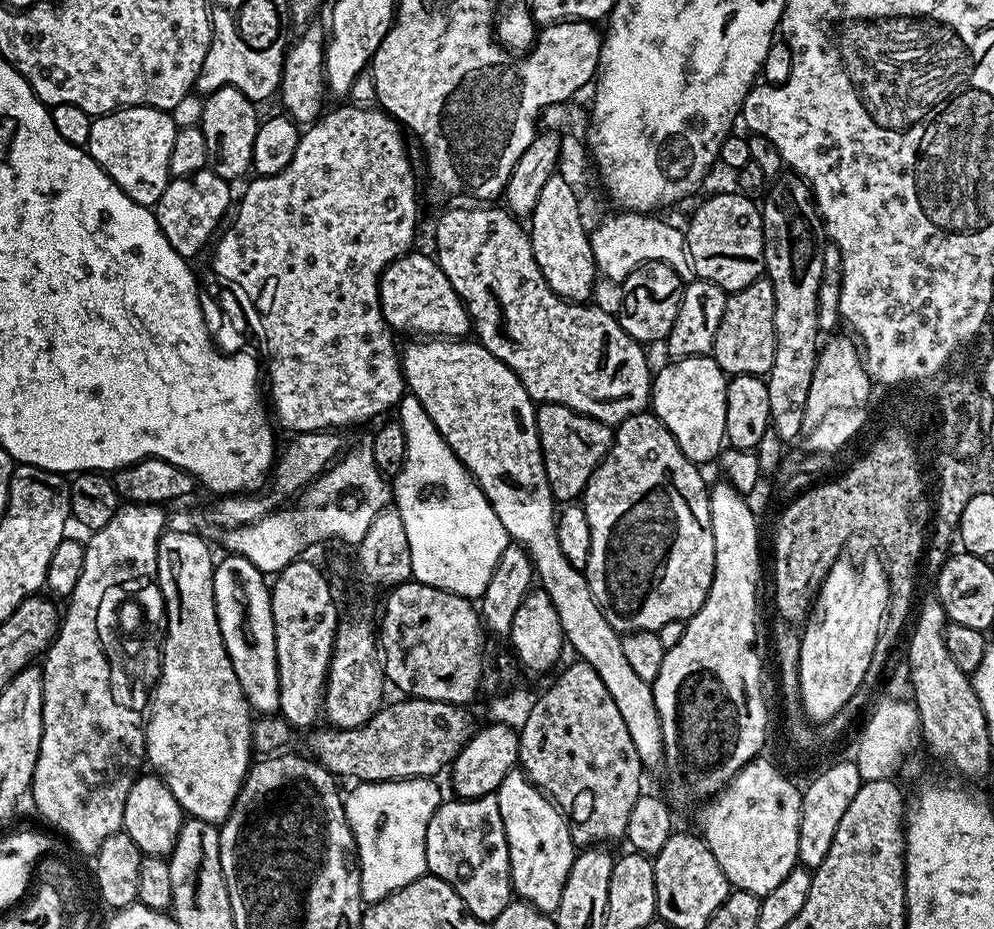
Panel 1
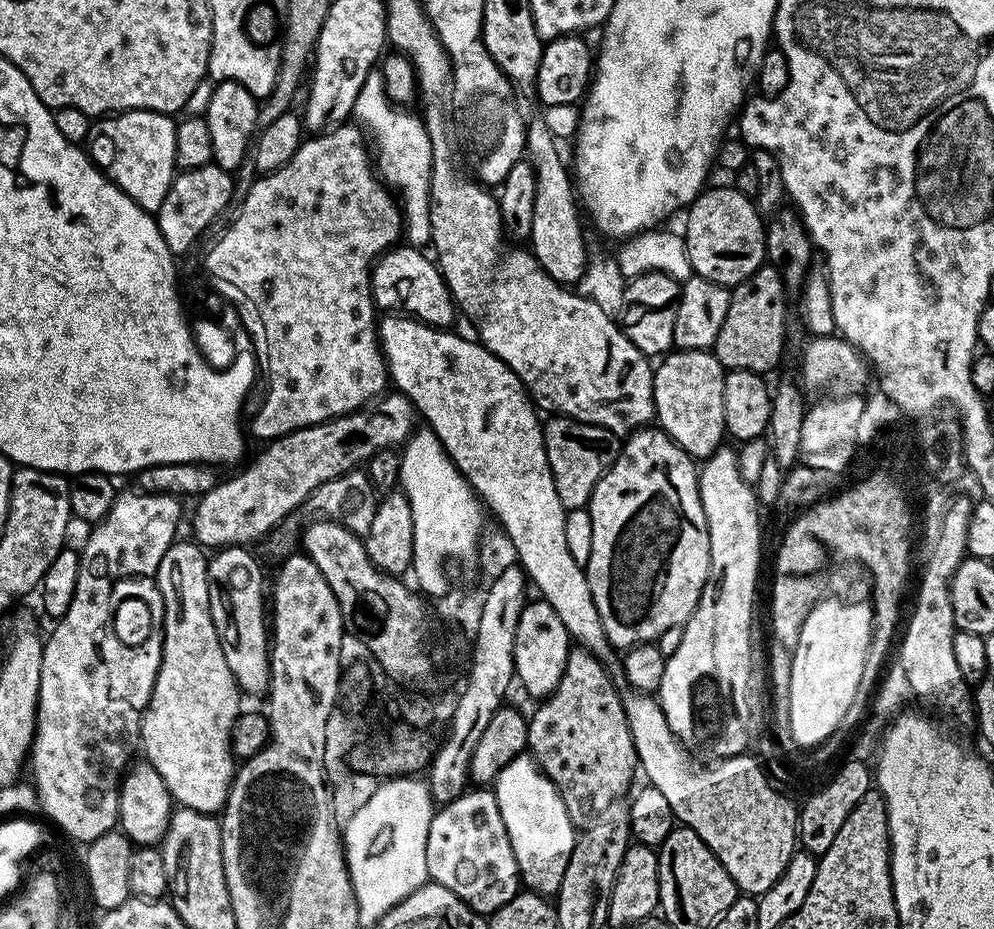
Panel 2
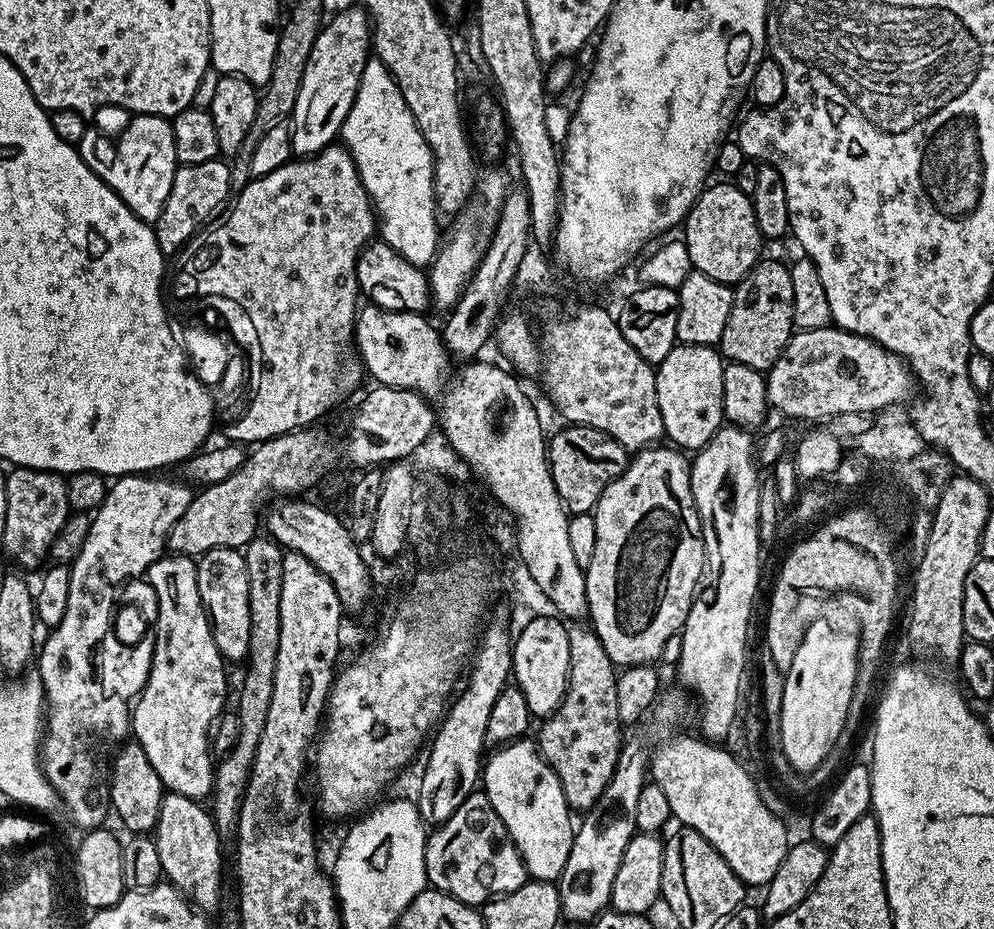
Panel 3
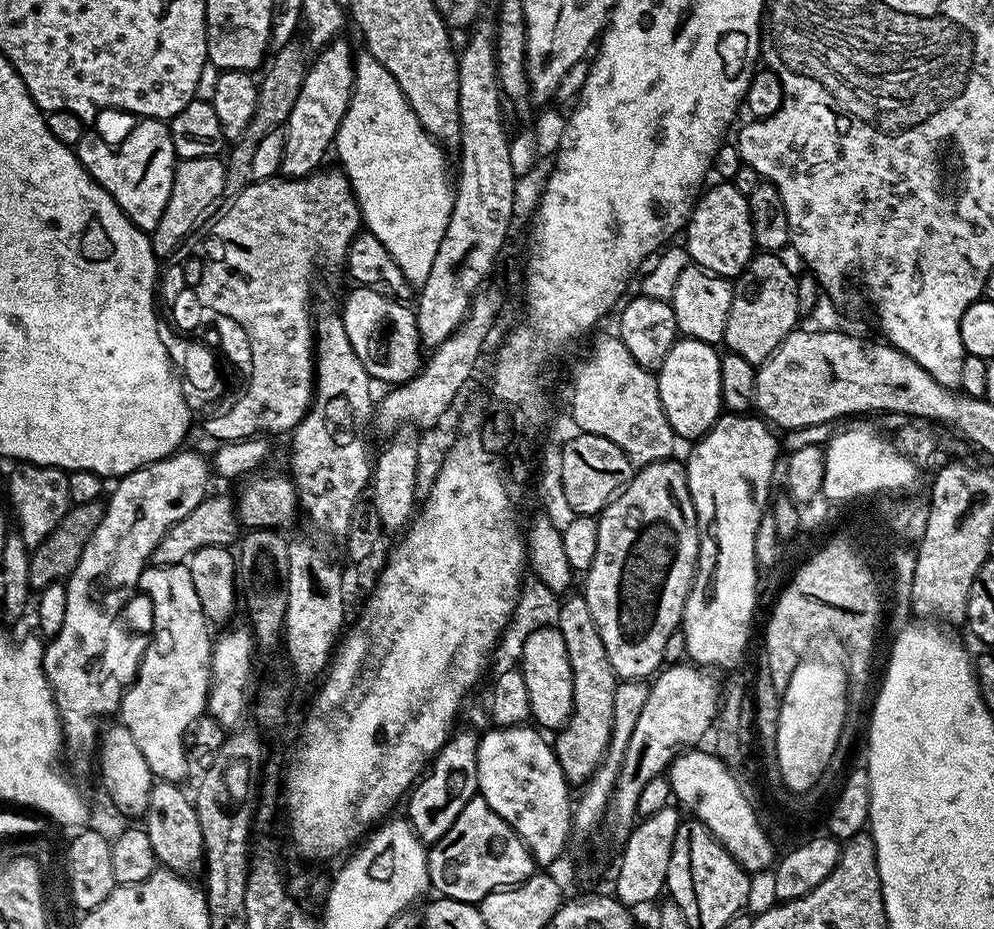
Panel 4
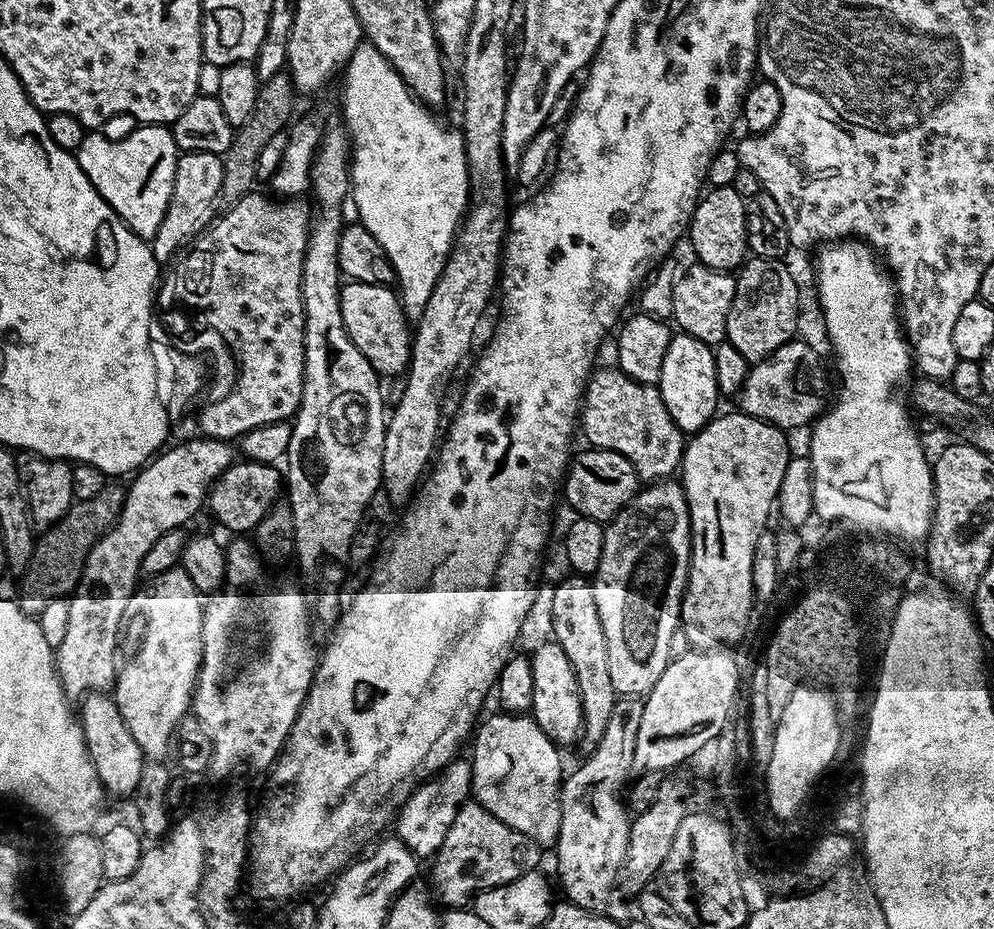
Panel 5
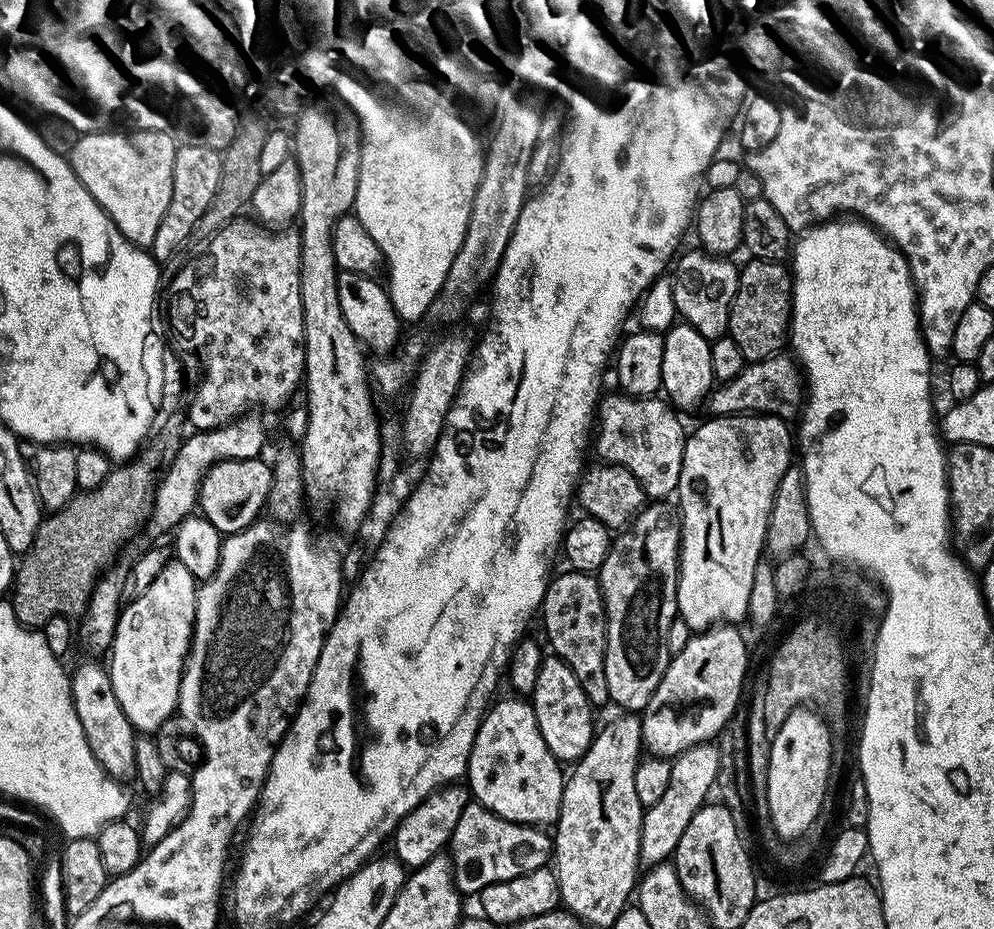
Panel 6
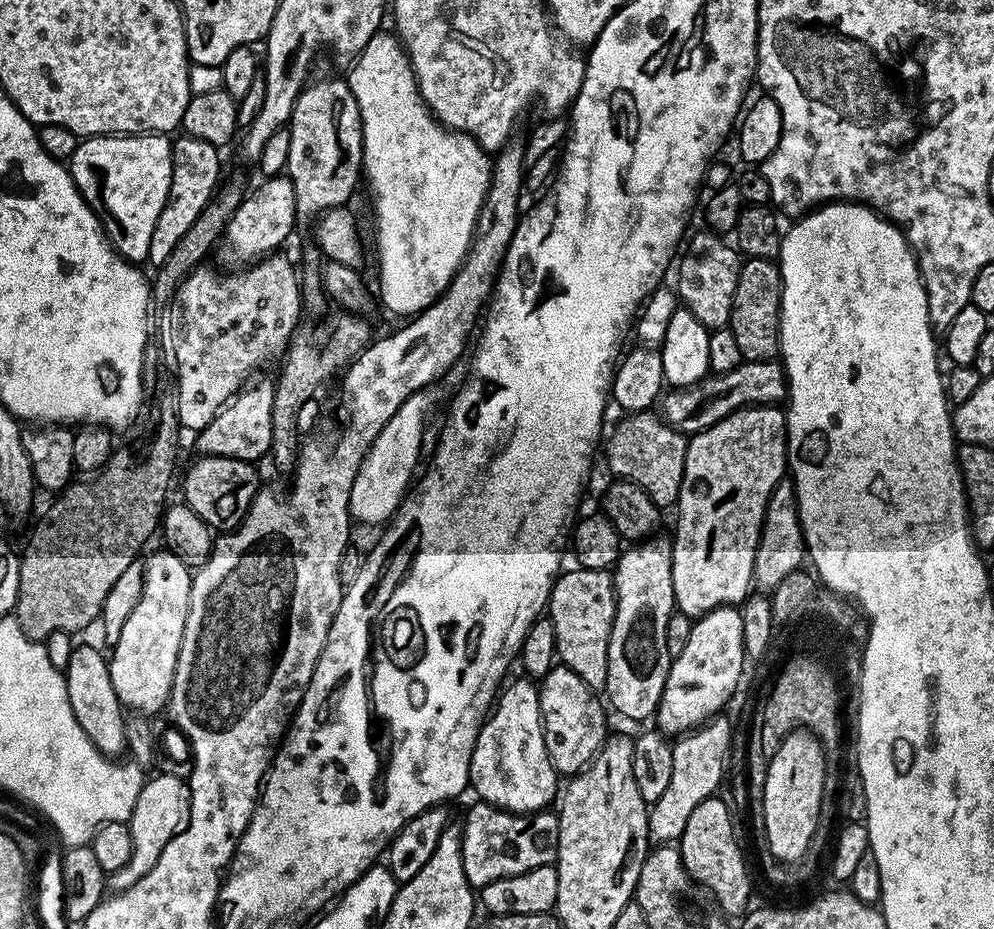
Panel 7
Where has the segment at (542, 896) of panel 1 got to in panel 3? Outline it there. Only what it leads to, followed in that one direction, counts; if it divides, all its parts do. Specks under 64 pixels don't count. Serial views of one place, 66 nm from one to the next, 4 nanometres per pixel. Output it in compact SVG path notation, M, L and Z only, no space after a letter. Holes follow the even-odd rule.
M521 738L519 740L513 740L512 743L506 744L495 749L496 752L492 757L489 755L487 759L483 761L482 764L482 791L485 796L487 796L490 806L494 806L494 810L498 814L498 818L502 818L502 822L506 826L506 830L510 834L510 838L514 842L514 846L520 851L520 857L522 862L526 866L529 877L534 880L546 880L549 882L559 881L562 870L566 866L566 858L570 858L570 846L572 845L572 838L574 835L574 820L572 824L573 813L568 807L566 802L566 794L562 790L562 782L558 778L558 774L554 774L554 770L547 762L544 760L543 756L540 754L540 749L535 743L531 744L531 739Z

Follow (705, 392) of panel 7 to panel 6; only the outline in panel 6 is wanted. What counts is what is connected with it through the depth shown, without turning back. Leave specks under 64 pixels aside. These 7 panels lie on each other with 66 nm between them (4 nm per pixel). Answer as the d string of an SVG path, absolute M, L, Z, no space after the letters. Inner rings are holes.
M777 354L745 363L738 378L730 378L730 382L713 387L706 397L707 415L759 414L779 416L786 421L799 417L806 399L806 381L799 363L791 355L784 355Z

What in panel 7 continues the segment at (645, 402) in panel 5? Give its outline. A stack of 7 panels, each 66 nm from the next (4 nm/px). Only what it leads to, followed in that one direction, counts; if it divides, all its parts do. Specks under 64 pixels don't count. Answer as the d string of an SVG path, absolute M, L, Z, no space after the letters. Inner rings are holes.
M649 410L623 417L624 421L613 430L608 440L608 468L613 477L631 480L639 488L644 488L657 508L667 510L680 499L689 437L677 428L671 428L663 415L656 413L655 416L654 413Z

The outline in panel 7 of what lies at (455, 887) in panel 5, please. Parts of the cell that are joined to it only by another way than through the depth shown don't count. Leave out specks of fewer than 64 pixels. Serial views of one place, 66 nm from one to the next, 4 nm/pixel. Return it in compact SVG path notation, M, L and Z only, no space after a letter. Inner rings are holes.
M476 802L469 810L468 817L462 820L462 870L466 870L466 878L471 882L473 889L479 890L490 882L498 882L507 876L517 876L538 866L555 865L559 829L560 817L552 810L517 814L506 812L503 808L495 808L492 804Z

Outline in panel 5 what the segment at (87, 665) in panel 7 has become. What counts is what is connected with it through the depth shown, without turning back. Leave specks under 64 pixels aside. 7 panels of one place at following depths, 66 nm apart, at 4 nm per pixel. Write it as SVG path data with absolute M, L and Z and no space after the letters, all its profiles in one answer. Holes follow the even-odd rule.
M90 692L79 701L79 704L78 719L80 727L84 730L88 756L92 760L105 793L109 797L128 796L131 792L139 793L146 757L144 751L138 746L138 742L134 742L134 734L130 734L115 699L102 692Z

